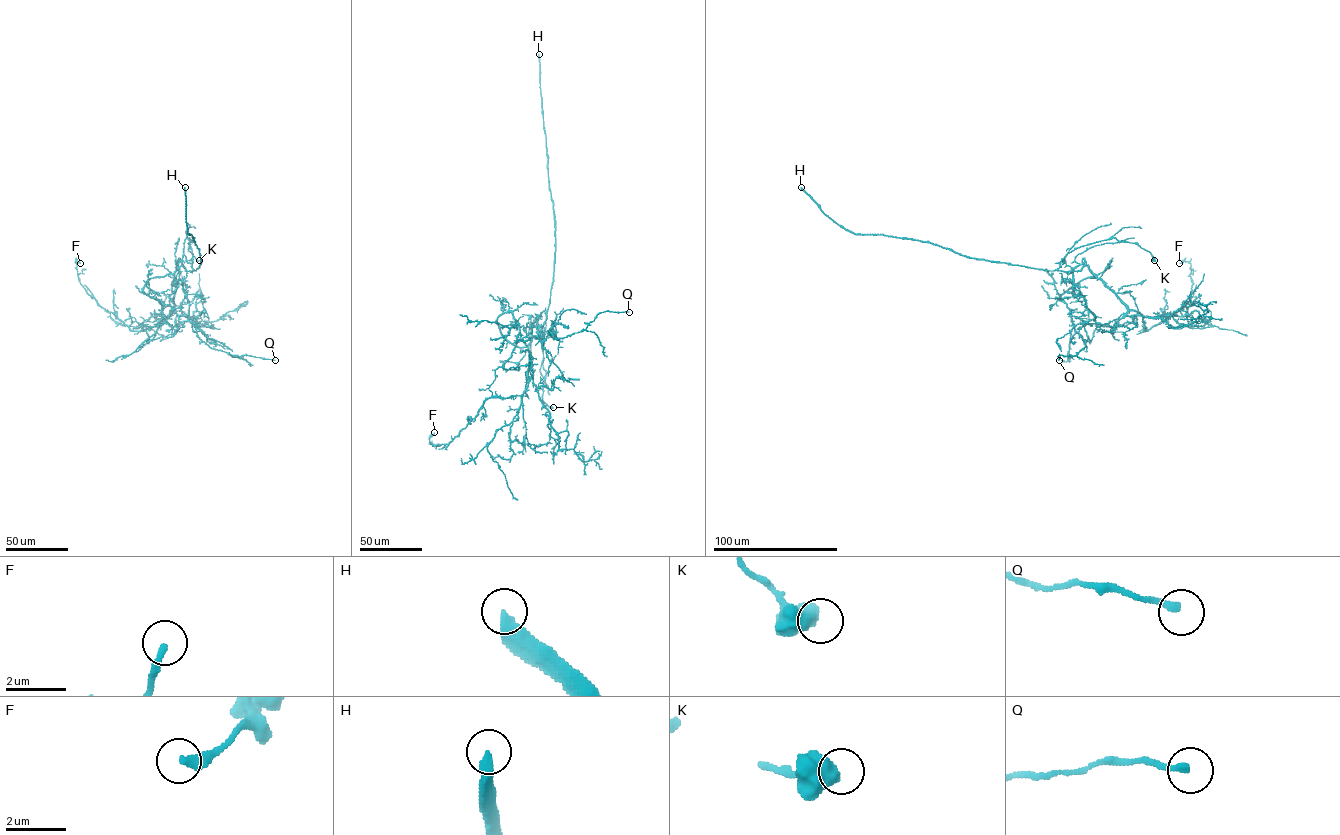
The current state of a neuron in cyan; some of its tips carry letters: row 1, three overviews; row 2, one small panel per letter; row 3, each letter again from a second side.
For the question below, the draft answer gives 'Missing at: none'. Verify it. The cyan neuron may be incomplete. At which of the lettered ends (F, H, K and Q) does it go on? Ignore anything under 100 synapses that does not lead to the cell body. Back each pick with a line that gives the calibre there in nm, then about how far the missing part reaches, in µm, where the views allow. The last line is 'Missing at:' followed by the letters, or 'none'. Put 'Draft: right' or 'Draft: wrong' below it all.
H: Thickness 420 nm. Missing length about 350 µm
Missing at: H
Draft: wrong

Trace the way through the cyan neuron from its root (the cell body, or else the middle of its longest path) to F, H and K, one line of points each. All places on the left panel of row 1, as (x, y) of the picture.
F: (192, 272), (179, 258), (174, 309), (151, 328), (131, 331), (86, 292), (75, 261), (80, 263)
H: (192, 272), (200, 265), (201, 258), (194, 238), (188, 233), (185, 187)
K: (192, 272), (189, 238), (192, 241), (188, 250), (199, 260)

